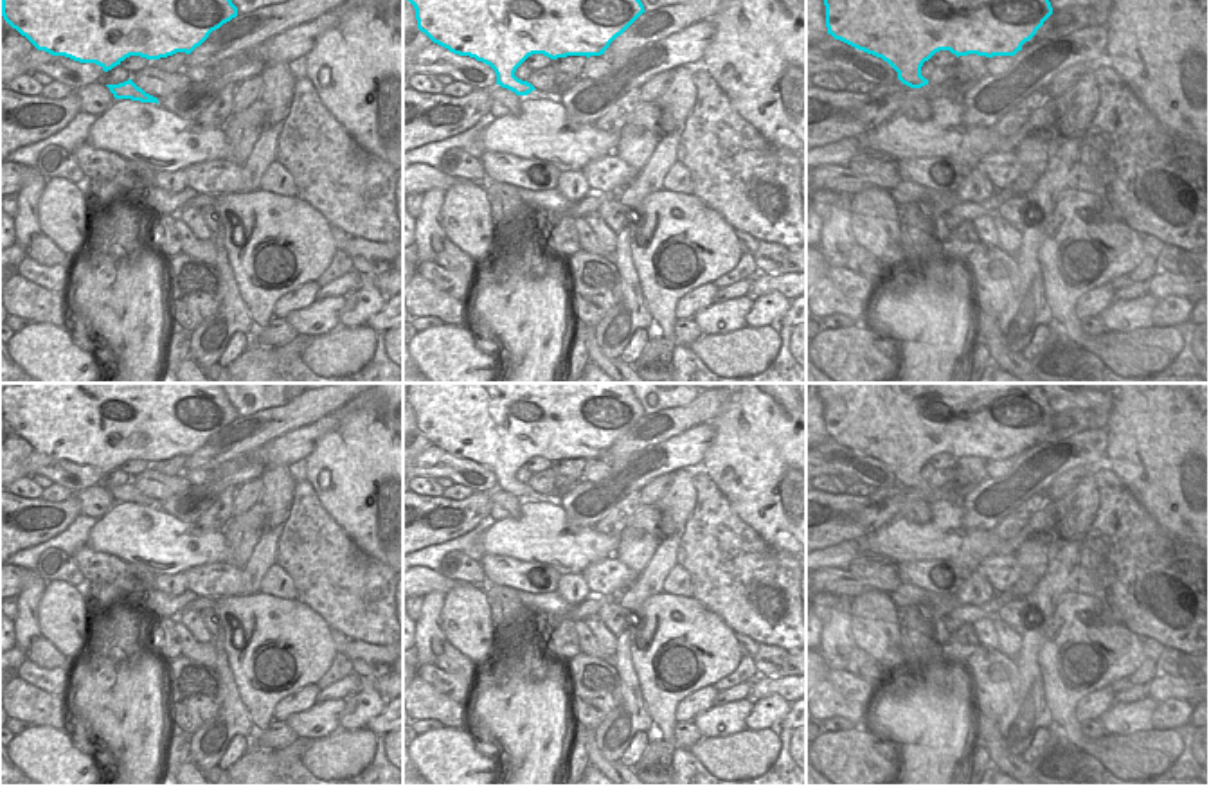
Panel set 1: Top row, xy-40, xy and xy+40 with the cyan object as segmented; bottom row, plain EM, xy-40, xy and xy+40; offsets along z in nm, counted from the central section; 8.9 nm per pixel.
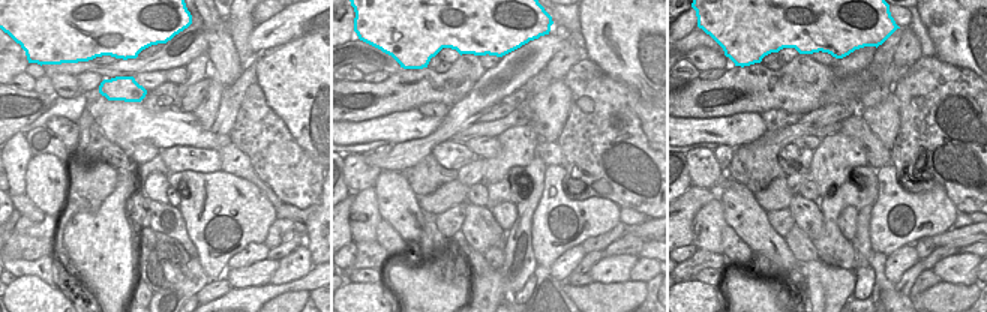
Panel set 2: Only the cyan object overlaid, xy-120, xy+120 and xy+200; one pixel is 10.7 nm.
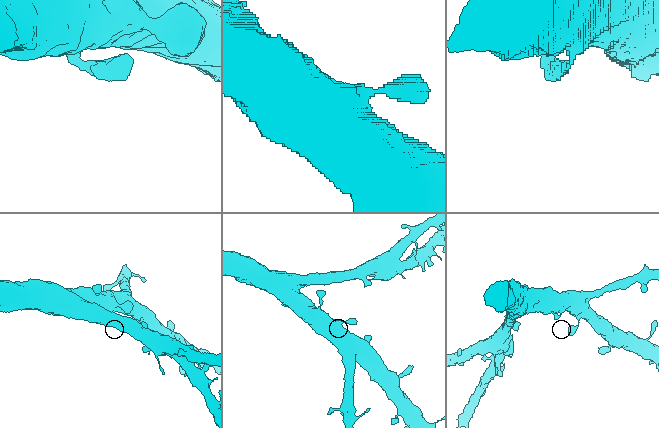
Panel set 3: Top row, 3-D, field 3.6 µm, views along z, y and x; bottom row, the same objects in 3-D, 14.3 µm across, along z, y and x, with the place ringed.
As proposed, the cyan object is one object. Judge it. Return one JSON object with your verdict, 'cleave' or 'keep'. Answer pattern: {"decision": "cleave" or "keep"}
{"decision": "keep"}

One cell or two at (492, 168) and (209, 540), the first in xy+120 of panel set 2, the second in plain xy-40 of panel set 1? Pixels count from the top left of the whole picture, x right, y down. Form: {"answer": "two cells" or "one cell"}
{"answer": "two cells"}

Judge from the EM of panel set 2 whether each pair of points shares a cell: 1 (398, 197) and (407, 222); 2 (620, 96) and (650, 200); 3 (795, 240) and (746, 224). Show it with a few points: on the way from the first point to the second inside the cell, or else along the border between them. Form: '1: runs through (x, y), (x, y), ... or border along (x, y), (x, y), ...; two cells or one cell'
1: runs through (398, 203), (405, 216); one cell
2: runs through (623, 122), (624, 135), (650, 164), (650, 174); one cell
3: border along (783, 239), (800, 263); two cells

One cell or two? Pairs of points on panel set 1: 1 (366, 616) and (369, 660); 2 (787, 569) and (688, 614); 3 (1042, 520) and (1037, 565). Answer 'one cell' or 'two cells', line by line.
1: two cells
2: two cells
3: one cell

